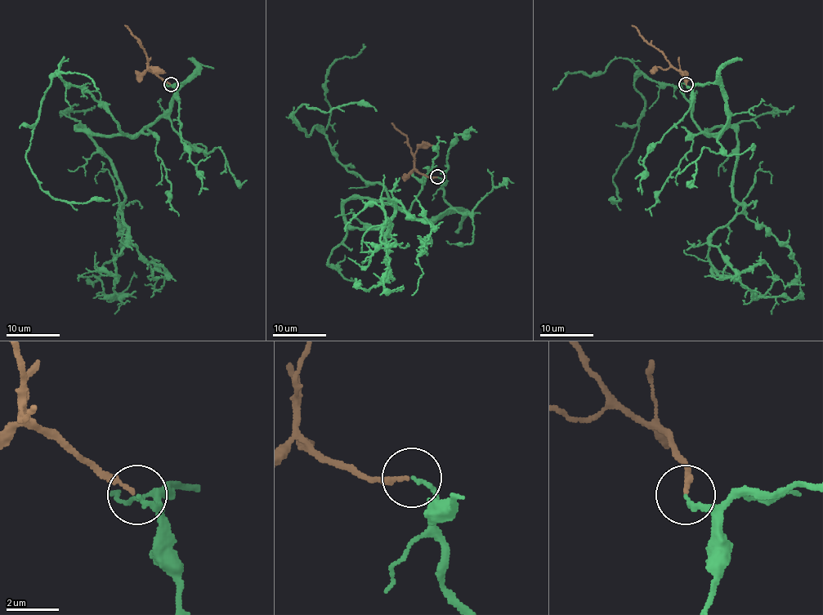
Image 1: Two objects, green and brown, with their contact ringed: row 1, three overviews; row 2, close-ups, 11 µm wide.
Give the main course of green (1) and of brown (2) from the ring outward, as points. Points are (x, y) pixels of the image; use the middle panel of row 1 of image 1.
1: (437, 177), (434, 219), (343, 204), (389, 230), (394, 202), (380, 240), (401, 287)
2: (437, 177), (427, 177), (417, 171), (408, 139), (391, 122)

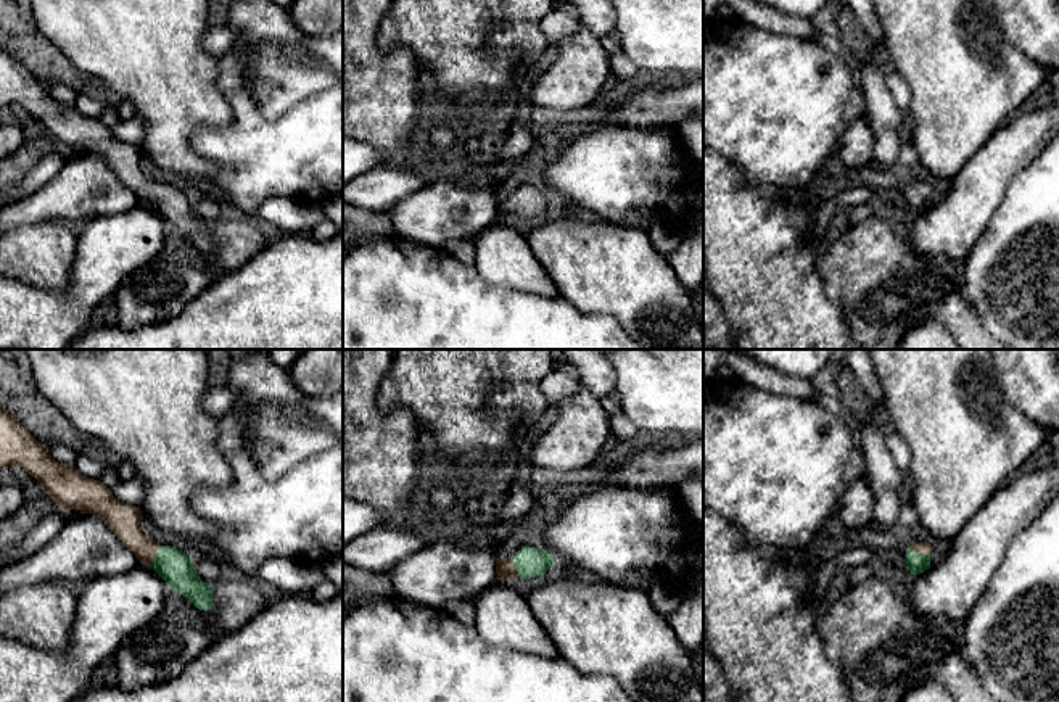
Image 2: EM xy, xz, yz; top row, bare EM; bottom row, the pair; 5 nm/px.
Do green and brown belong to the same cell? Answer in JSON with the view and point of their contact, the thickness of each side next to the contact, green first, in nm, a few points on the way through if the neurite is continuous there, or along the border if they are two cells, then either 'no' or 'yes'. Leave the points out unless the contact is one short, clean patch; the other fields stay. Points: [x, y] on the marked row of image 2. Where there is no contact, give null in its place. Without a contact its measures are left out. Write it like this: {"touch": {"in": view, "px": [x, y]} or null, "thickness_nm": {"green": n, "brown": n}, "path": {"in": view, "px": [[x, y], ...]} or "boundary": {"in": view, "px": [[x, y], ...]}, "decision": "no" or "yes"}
{"touch": {"in": "yz", "px": [919, 553]}, "thickness_nm": {"green": 110, "brown": 60}, "path": {"in": "yz", "px": [[916, 562], [919, 553], [924, 548]]}, "decision": "yes"}

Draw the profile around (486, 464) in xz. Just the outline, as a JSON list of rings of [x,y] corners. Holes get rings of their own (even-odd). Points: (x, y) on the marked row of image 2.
[[[491,454],[473,464],[454,462],[449,464],[449,477],[465,478],[465,477],[480,477],[494,470],[501,462],[507,460],[507,456]]]

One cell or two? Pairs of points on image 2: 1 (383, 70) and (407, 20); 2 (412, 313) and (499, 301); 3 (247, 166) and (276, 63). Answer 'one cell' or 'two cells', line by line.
1: two cells
2: one cell
3: one cell

